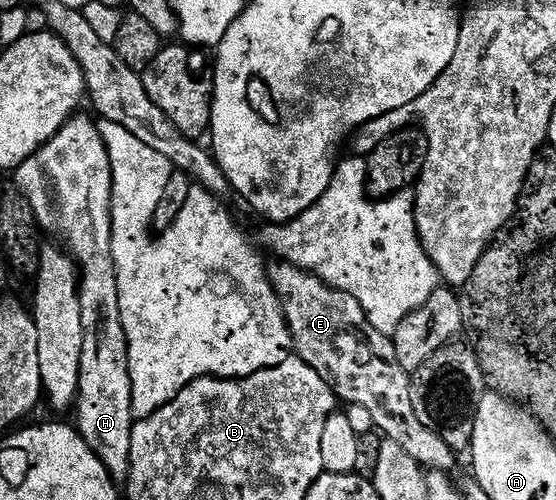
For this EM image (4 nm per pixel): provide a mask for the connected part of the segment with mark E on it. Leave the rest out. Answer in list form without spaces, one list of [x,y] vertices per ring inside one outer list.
[[[287,262],[271,265],[268,276],[273,290],[280,297],[280,305],[284,308],[295,355],[307,362],[332,387],[332,391],[341,401],[366,406],[366,410],[370,410],[373,425],[387,439],[398,442],[398,446],[402,446],[402,450],[406,450],[406,454],[410,454],[410,458],[414,458],[417,464],[430,470],[452,470],[458,460],[457,453],[453,452],[450,446],[446,446],[446,442],[442,442],[442,438],[438,438],[434,430],[422,426],[410,398],[410,373],[399,365],[392,337],[378,334],[378,330],[370,326],[358,298],[354,298],[349,292],[330,287],[325,280],[320,280],[311,272],[304,272]]]

